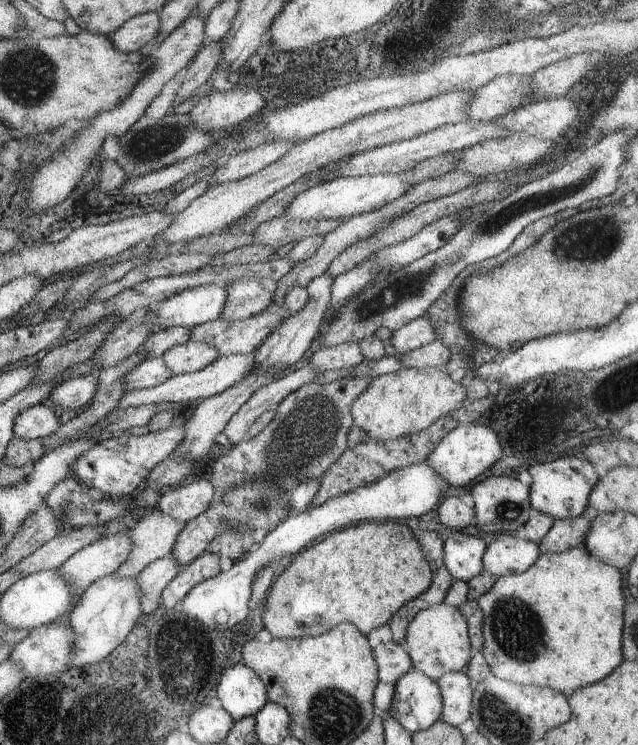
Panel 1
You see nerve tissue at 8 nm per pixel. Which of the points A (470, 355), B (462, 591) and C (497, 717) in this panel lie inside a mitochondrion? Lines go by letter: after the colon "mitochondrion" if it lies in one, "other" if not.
A: other
B: other
C: mitochondrion

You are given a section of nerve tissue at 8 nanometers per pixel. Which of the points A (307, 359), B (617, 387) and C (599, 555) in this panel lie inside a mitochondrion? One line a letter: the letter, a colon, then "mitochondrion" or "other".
A: other
B: other
C: other

